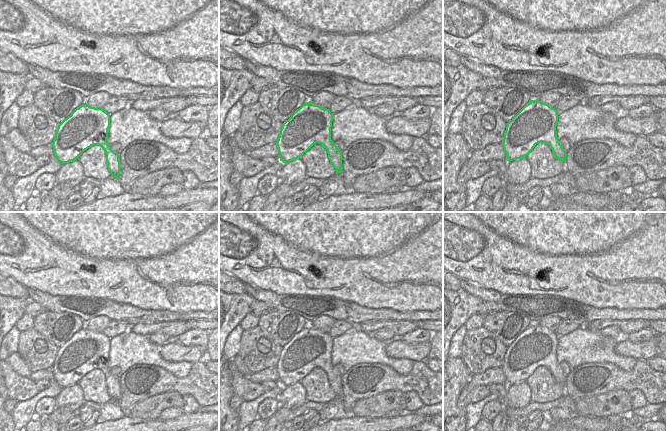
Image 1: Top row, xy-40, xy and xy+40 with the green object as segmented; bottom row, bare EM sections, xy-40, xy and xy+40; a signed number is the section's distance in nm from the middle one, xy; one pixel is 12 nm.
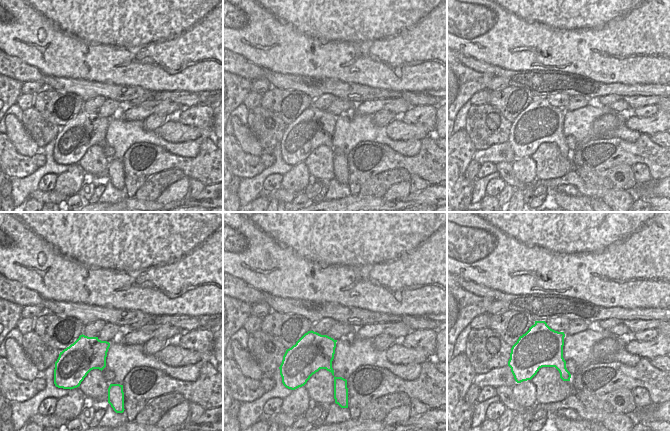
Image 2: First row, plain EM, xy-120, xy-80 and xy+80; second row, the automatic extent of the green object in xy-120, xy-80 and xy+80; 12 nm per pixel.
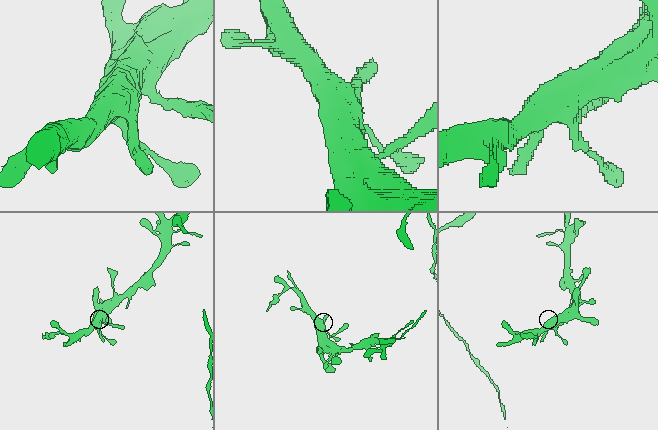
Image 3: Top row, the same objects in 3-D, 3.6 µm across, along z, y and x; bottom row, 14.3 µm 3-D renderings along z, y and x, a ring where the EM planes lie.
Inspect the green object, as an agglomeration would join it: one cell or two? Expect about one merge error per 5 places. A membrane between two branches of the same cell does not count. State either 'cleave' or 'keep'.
keep

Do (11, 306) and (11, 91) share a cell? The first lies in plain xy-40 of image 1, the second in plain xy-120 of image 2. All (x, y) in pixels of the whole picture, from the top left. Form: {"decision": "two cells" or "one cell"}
{"decision": "one cell"}

